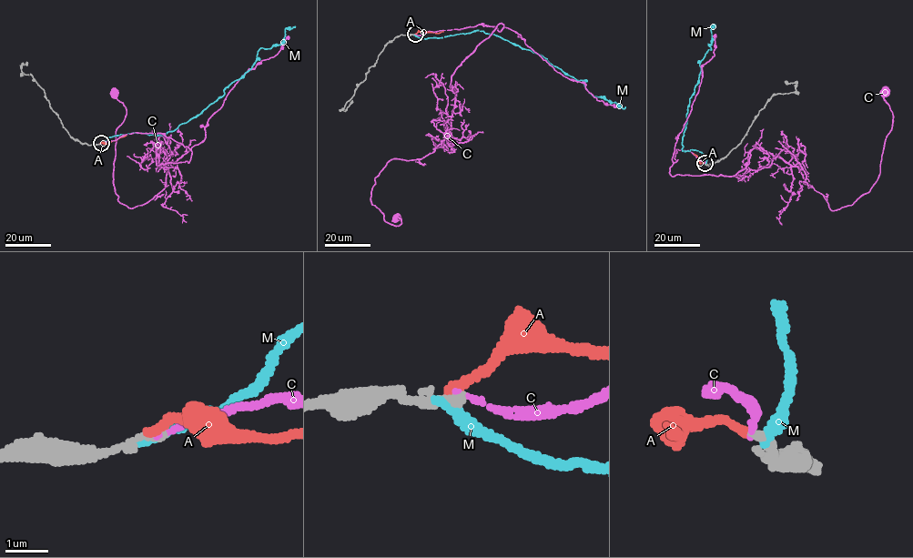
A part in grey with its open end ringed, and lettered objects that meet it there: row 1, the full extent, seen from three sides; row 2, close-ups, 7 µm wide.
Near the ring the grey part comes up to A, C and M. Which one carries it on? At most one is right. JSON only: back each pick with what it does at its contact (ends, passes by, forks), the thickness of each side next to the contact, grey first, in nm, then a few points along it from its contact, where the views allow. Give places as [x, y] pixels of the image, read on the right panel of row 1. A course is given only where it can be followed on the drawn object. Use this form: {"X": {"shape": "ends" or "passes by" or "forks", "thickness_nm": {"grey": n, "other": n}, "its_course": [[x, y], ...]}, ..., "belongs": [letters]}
{"C": {"shape": "ends", "thickness_nm": {"grey": 200, "other": 110}, "its_course": [[705, 163], [676, 149], [669, 174], [734, 176], [762, 148], [832, 210], [850, 206], [879, 174], [885, 91]]}, "belongs": ["C"]}

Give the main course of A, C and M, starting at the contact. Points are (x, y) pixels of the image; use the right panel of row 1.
A: (705, 163), (700, 163), (694, 154)
C: (705, 163), (676, 149), (669, 174), (734, 176), (762, 148), (832, 210), (850, 206), (879, 174), (885, 91)
M: (705, 163), (702, 152), (683, 150), (682, 140), (701, 60), (711, 49), (712, 24)

